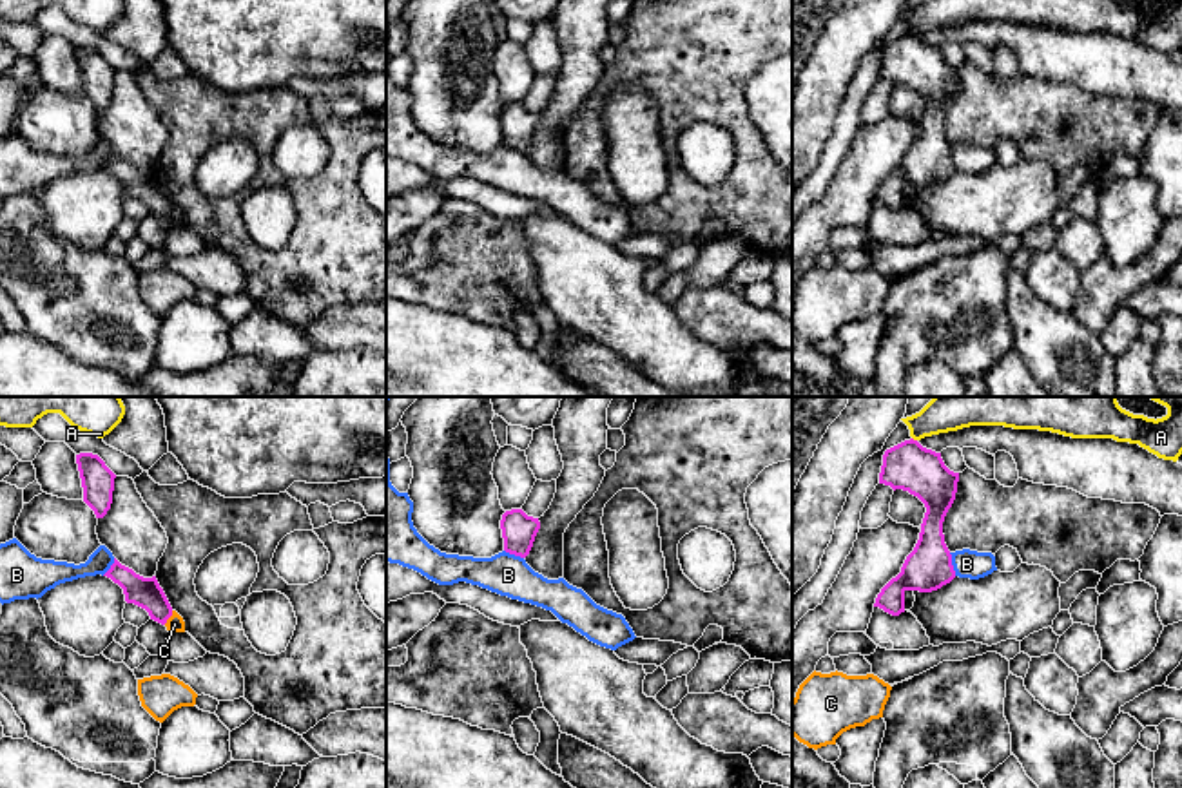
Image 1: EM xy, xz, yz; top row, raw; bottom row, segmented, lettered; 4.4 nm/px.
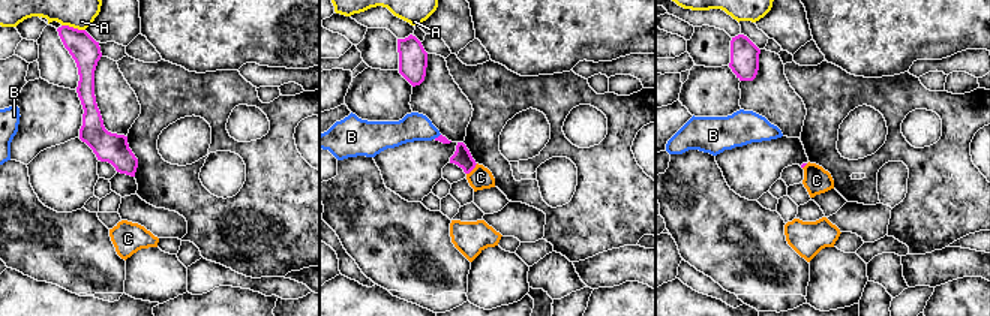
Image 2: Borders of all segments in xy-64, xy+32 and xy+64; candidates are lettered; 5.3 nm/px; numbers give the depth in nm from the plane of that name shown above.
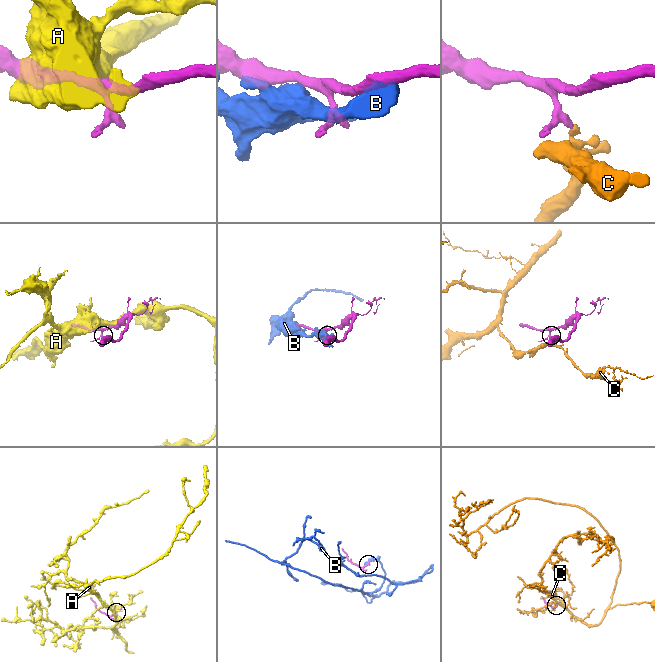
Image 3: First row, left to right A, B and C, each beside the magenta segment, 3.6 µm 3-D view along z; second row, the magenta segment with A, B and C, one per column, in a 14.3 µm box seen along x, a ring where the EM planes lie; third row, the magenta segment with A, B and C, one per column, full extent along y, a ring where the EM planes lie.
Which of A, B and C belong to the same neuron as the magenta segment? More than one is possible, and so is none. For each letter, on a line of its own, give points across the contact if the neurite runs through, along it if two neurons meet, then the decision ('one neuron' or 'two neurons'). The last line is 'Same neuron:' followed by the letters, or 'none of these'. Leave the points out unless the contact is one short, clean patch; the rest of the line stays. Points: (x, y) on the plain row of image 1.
A: border along yz (912, 31), (916, 35); two neurons
B: border along yz (949, 147), (956, 169); two neurons
C: border along xy (173, 205), (164, 218); two neurons
Same neuron: none of these

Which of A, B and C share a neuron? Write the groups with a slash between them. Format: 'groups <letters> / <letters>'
groups A / B / C

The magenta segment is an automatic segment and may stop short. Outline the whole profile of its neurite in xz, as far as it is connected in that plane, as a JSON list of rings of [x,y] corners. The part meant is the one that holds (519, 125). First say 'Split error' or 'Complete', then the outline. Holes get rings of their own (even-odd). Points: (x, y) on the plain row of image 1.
Complete. [[[511,103],[500,114],[504,145],[526,152],[540,123],[538,112],[528,111],[522,103]]]

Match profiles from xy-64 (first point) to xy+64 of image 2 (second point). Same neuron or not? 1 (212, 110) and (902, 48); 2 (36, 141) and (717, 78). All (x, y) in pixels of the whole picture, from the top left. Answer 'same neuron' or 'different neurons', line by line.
1: different neurons
2: same neuron

